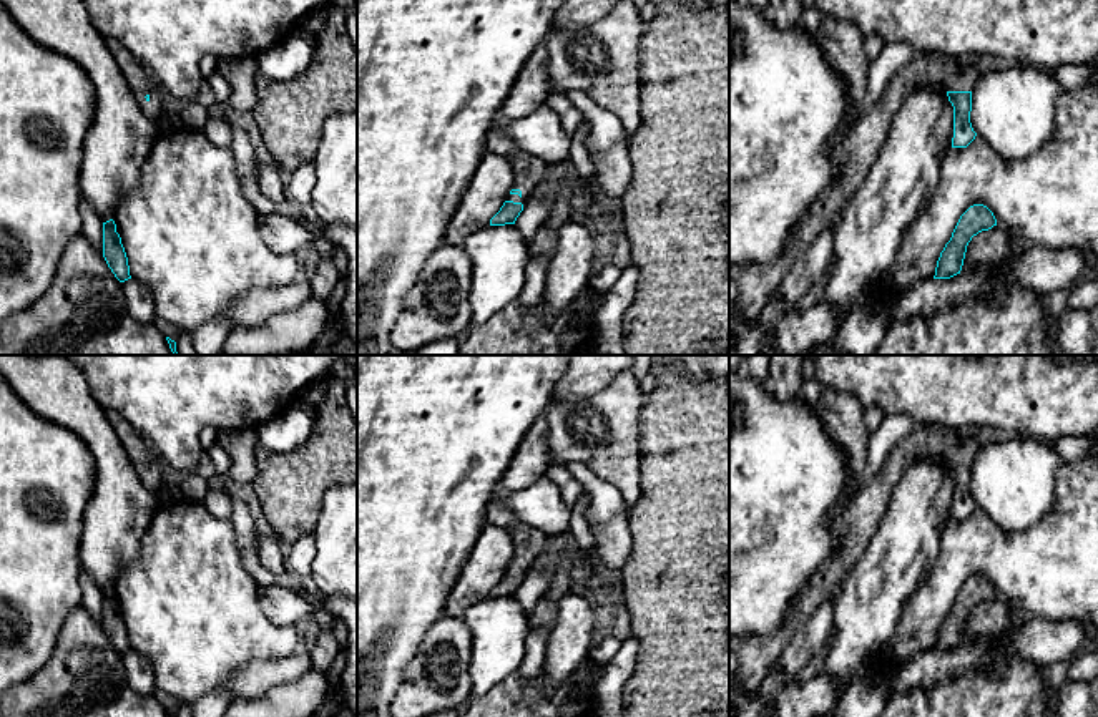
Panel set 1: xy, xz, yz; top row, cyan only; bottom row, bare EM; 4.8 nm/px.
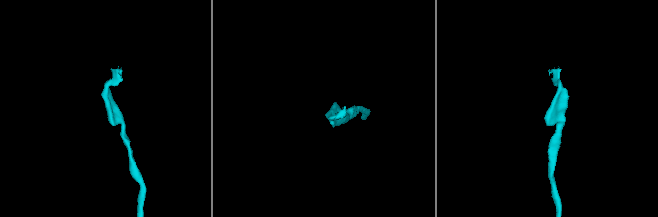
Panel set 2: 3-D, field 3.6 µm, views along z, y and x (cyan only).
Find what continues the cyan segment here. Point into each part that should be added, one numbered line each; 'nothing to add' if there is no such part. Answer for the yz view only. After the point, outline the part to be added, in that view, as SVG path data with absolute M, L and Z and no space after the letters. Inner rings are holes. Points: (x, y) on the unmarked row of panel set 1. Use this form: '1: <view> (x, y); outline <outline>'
1: yz (857, 520); outline M915 425L912 433L890 451L882 470L875 476L867 476L859 491L844 503L832 526L839 546L792 598L777 631L754 634L738 644L739 666L731 690L757 690L771 664L779 659L799 626L824 601L836 596L877 531L892 493L910 463L917 460L972 463L980 450L973 430L957 432L940 425Z

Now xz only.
1: xz (529, 543); outline M505 493L495 495L487 508L485 516L490 524L502 526L512 538L513 558L512 561L520 561L522 566L508 566L507 573L525 576L527 571L535 566L535 561L547 546L547 533L523 523L513 510L505 505Z

